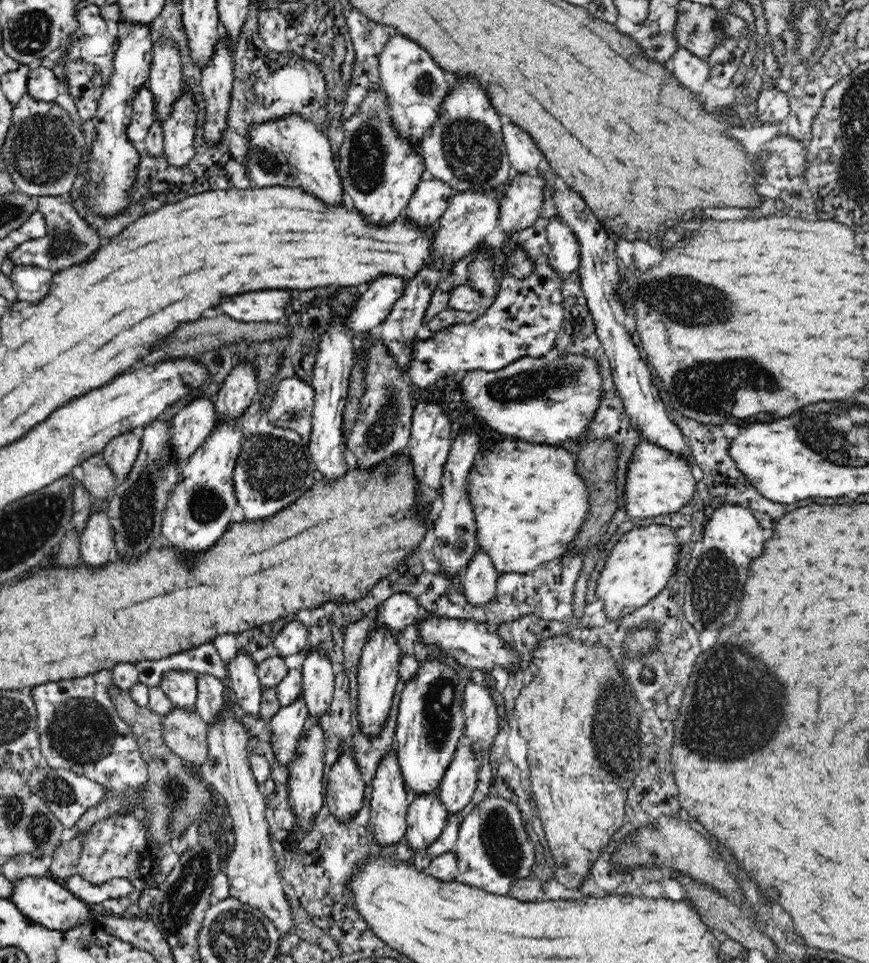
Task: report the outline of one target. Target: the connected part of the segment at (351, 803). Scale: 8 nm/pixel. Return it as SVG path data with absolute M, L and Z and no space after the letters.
M352 744L343 746L343 751L327 780L324 780L326 804L334 816L347 823L362 808L364 802L364 780L354 759Z

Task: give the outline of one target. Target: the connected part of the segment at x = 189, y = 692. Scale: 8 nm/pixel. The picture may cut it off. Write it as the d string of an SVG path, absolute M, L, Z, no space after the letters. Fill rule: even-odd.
M169 670L162 676L159 687L172 701L174 707L180 707L186 711L195 710L197 699L196 674Z

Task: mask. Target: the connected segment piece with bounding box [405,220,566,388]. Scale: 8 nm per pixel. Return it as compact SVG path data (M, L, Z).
M538 220L536 224L525 228L524 230L510 234L505 238L502 244L501 259L516 246L522 245L526 251L528 260L532 260L534 264L534 272L528 278L514 278L505 268L503 270L503 277L501 285L494 302L484 312L484 314L469 322L468 324L455 324L448 328L443 328L432 334L426 340L418 340L414 345L411 361L407 364L406 379L409 383L418 386L418 388L428 388L434 384L438 378L446 377L463 370L468 372L470 370L485 370L486 372L494 372L502 370L511 362L517 361L525 356L534 358L544 357L550 349L554 347L556 336L559 330L563 327L566 317L564 316L564 299L562 296L563 279L562 275L554 269L550 269L549 254L550 247L547 239L547 232L544 229L546 222Z

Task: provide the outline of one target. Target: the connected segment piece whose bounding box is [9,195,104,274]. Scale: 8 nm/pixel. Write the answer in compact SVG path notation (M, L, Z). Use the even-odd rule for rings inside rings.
M67 195L41 196L37 210L44 213L47 231L40 238L19 244L9 254L9 259L15 265L39 266L55 274L88 261L104 243L102 236L96 233L96 228L90 227L87 219L74 211L72 199Z

